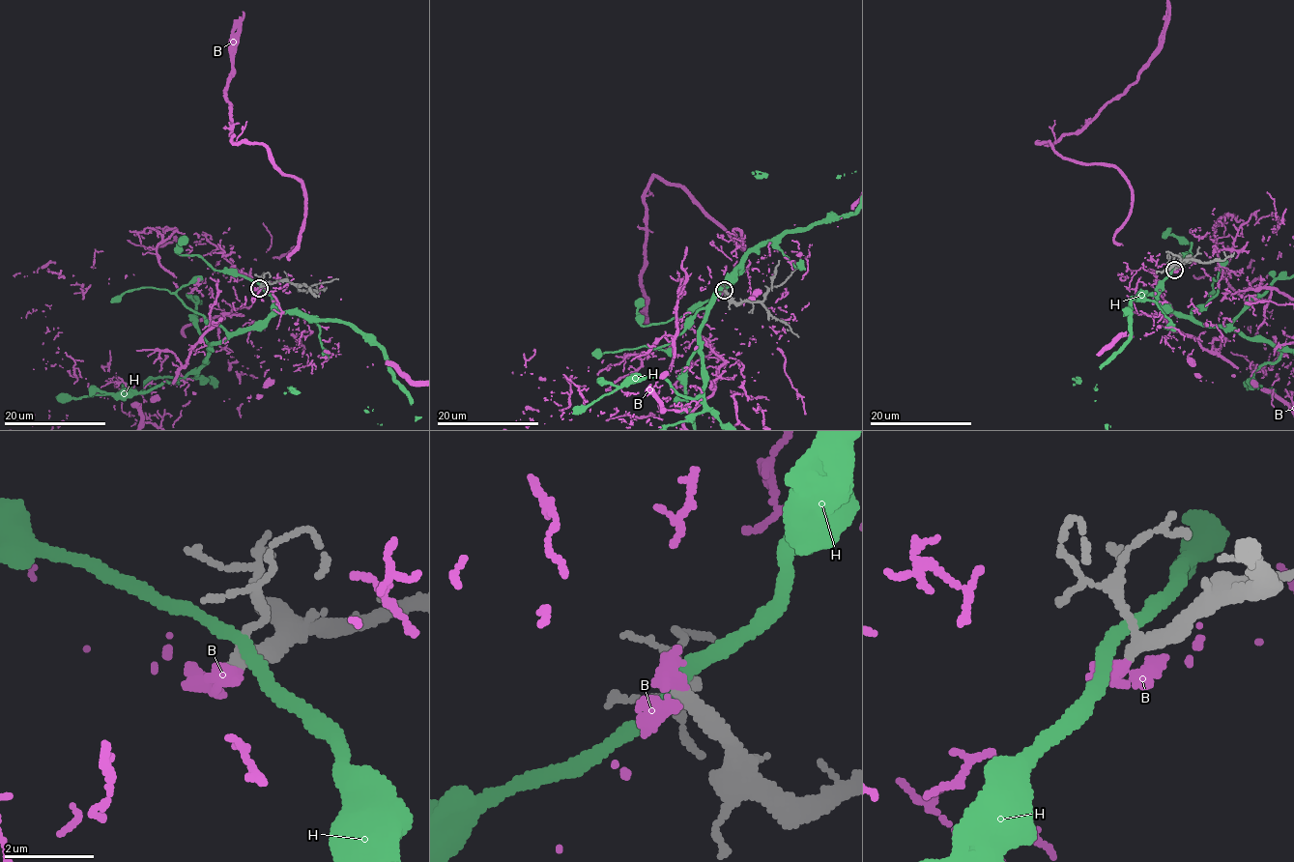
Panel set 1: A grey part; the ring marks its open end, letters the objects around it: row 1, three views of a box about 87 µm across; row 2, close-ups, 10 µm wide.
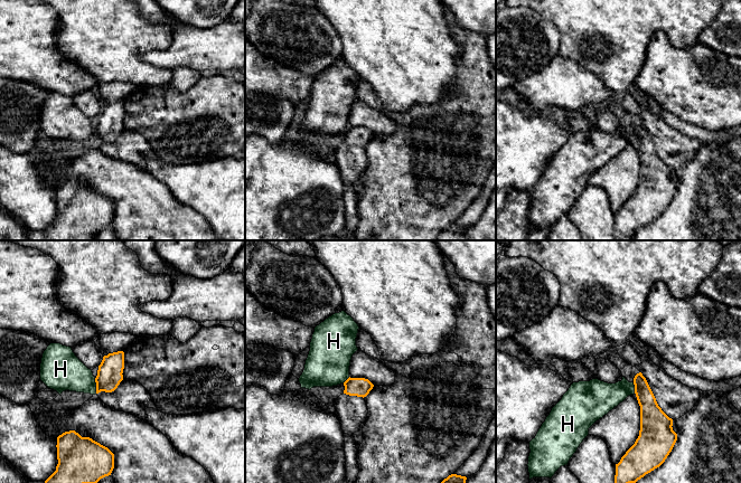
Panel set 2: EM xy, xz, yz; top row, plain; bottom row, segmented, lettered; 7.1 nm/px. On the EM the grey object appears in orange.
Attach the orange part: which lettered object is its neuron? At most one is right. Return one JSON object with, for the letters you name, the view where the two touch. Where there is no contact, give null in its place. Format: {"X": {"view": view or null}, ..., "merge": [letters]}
{"B": {"view": null}, "merge": ["B"]}

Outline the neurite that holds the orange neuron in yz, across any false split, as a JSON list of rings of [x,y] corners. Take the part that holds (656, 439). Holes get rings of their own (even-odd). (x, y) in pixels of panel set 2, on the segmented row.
[[[641,372],[635,376],[634,385],[640,406],[640,430],[635,444],[616,464],[615,483],[636,483],[659,467],[677,441],[673,419],[658,406]]]

